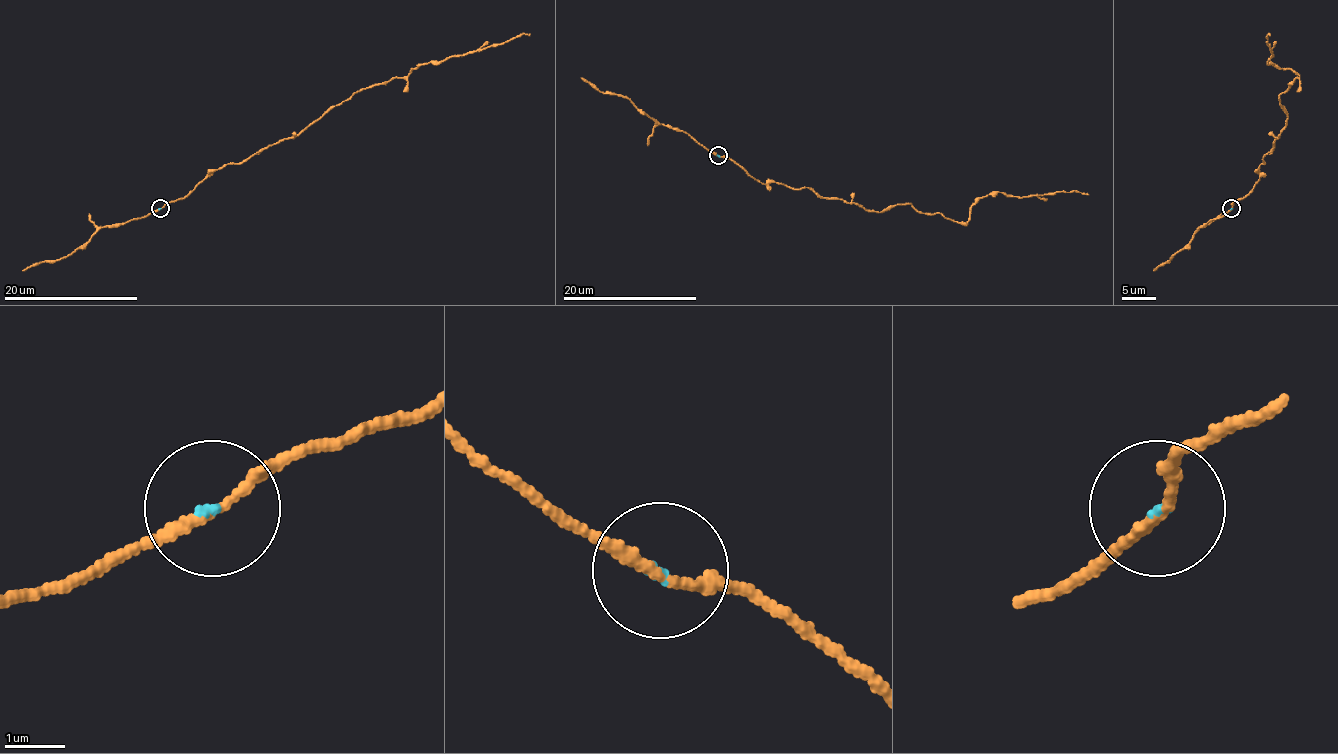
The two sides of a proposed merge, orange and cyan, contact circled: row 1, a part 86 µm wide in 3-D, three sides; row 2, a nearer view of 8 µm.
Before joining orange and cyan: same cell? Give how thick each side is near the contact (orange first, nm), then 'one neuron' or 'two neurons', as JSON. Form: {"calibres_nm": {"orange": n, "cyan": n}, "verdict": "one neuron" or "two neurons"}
{"calibres_nm": {"orange": 160, "cyan": 70}, "verdict": "two neurons"}

